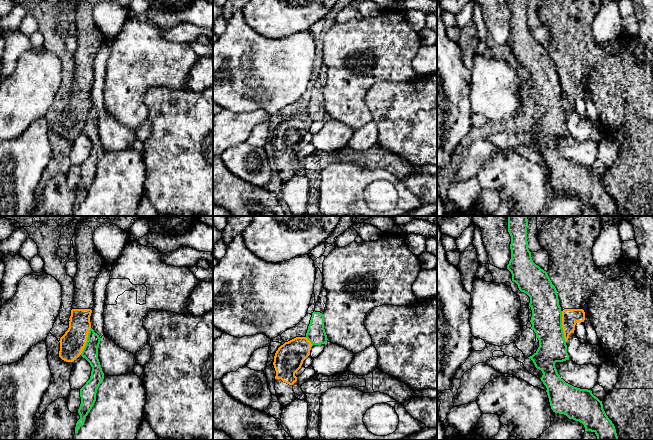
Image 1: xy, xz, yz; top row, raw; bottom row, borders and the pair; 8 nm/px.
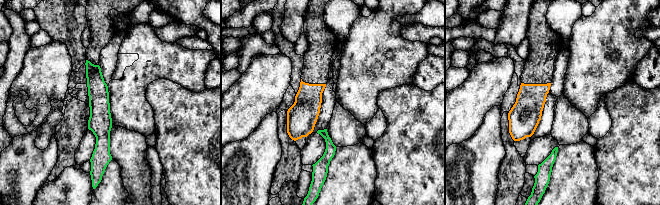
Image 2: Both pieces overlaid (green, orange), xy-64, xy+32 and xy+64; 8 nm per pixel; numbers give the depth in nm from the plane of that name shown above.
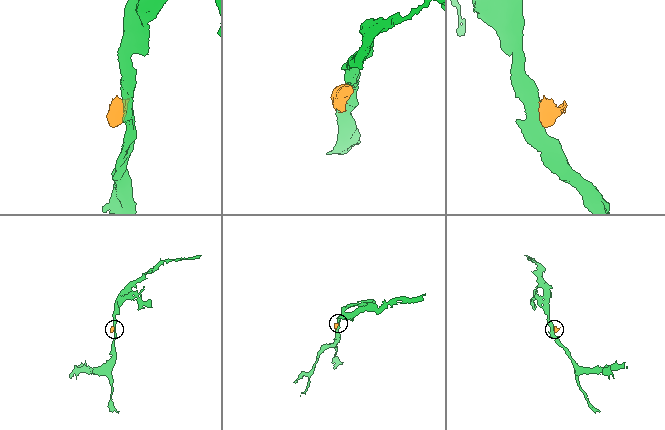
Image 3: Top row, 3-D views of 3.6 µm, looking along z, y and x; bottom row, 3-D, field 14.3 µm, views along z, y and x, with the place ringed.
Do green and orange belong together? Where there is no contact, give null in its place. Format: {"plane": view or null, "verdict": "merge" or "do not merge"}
{"plane": "yz", "verdict": "do not merge"}

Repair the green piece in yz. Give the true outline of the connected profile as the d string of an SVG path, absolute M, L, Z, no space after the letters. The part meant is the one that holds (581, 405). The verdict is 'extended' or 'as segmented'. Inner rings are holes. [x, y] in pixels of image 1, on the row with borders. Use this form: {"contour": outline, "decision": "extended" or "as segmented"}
{"contour": "M508 216L511 259L507 269L519 290L530 297L531 329L539 340L537 351L528 358L543 373L540 379L547 388L553 412L579 421L585 431L596 434L597 440L619 440L602 401L591 390L566 383L557 372L555 363L569 359L562 328L562 311L557 290L547 272L532 260L528 249L527 226L526 216Z", "decision": "as segmented"}

